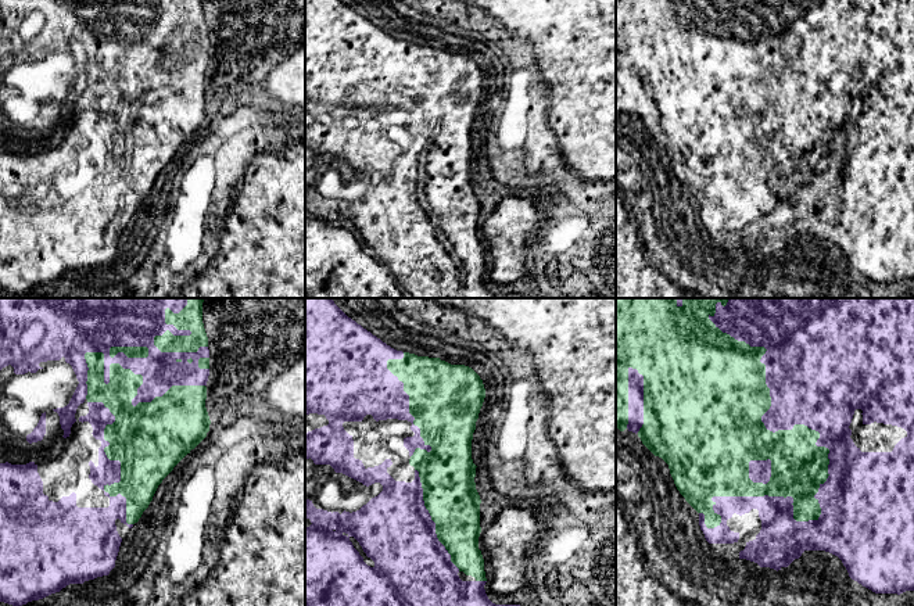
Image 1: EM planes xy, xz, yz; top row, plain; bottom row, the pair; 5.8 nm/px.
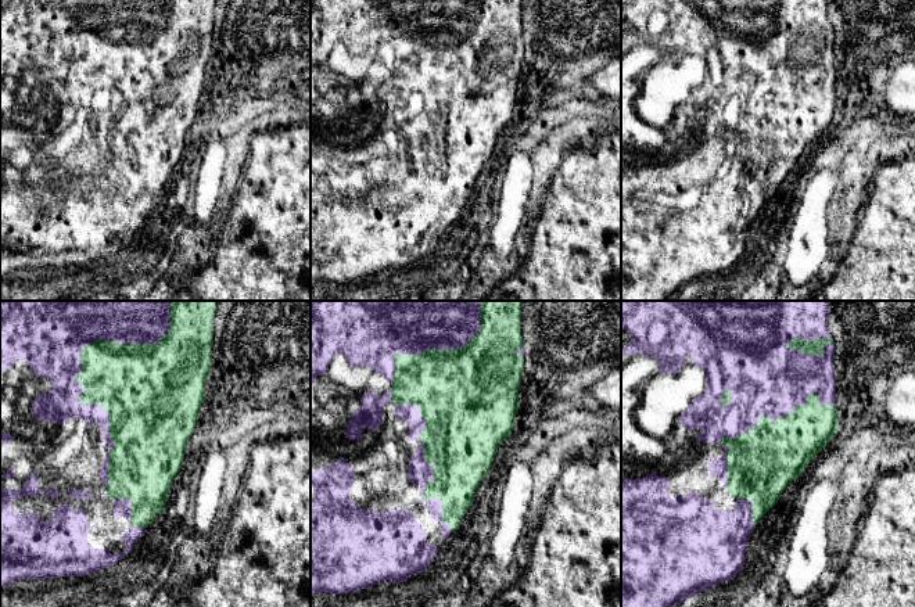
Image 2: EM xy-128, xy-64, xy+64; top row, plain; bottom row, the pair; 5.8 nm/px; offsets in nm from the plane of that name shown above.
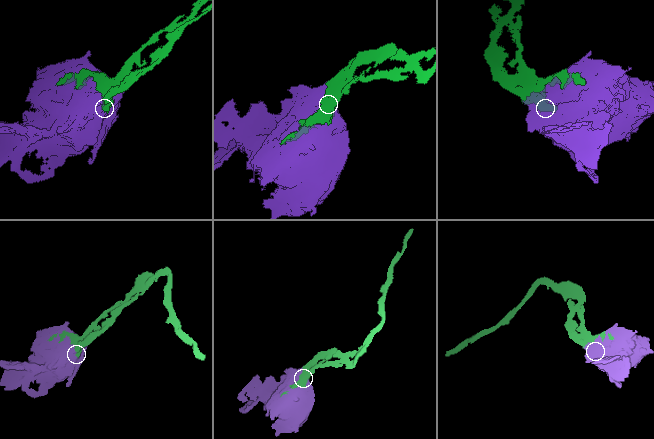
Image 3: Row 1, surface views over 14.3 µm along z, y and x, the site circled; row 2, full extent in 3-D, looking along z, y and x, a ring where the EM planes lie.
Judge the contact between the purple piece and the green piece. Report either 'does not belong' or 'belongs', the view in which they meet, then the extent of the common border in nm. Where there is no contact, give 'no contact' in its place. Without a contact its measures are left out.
belongs | yz | 1350 nm

